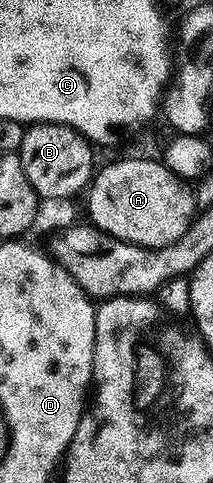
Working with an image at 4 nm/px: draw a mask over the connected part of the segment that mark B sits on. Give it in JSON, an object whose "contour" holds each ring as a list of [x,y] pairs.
{"contour":[[[34,124],[25,127],[18,155],[22,170],[26,170],[26,178],[30,186],[34,186],[37,197],[72,198],[76,196],[75,192],[83,193],[87,189],[94,175],[92,151],[93,145],[70,126]]]}

